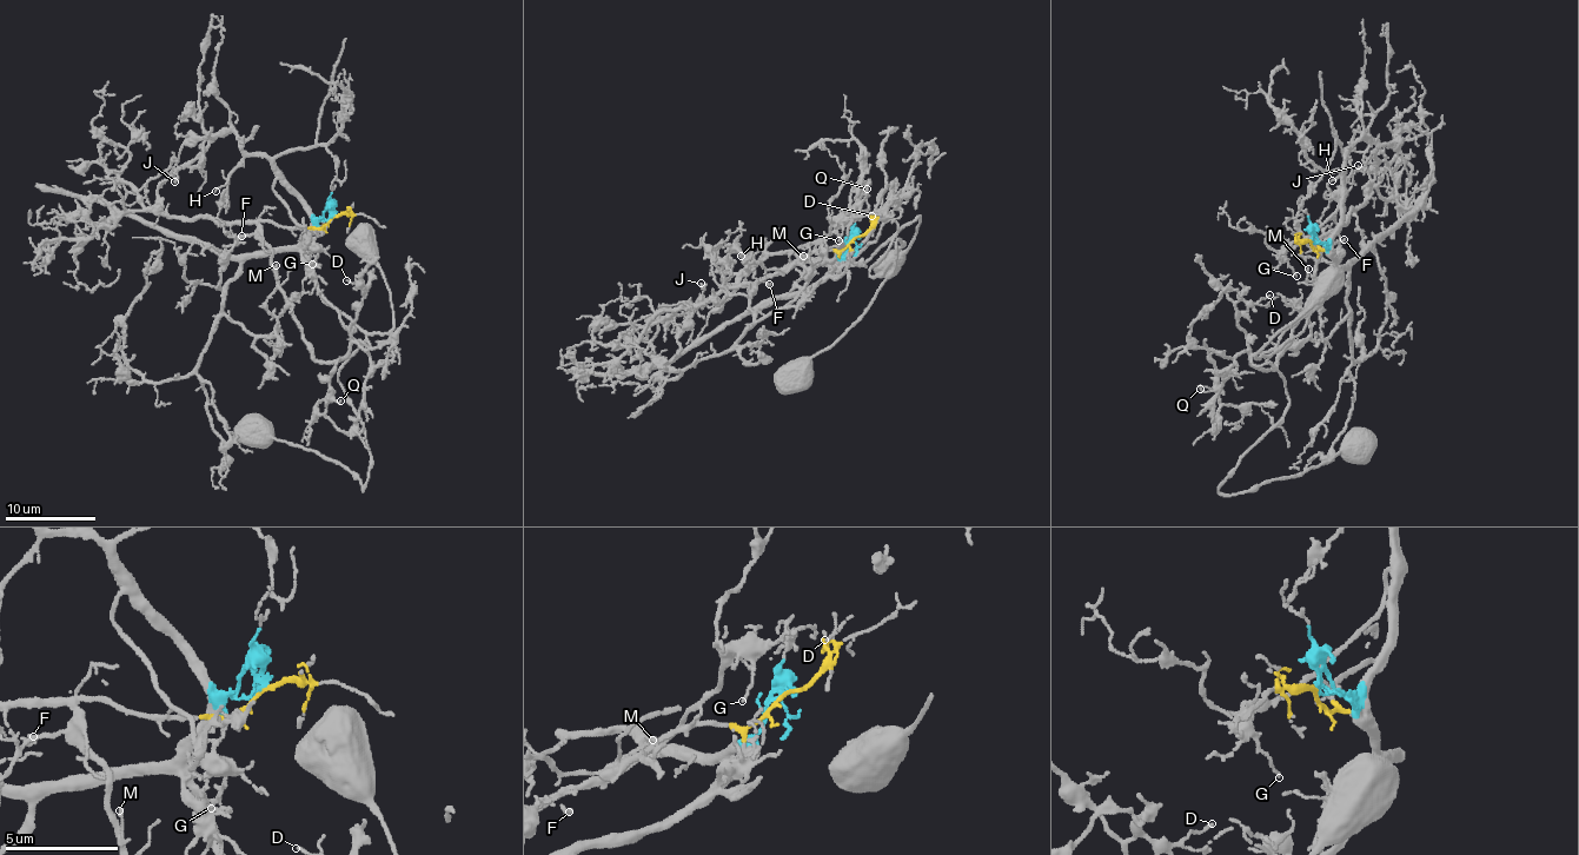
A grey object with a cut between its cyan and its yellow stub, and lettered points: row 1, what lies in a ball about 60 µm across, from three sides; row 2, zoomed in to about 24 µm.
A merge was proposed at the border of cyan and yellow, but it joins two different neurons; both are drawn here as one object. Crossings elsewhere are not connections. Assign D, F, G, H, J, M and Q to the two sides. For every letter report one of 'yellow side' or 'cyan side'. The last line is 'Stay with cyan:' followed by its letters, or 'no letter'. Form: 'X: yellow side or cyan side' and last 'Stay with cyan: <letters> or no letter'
D: yellow side
F: yellow side
G: cyan side
H: cyan side
J: cyan side
M: yellow side
Q: yellow side
Stay with cyan: G, H, J

